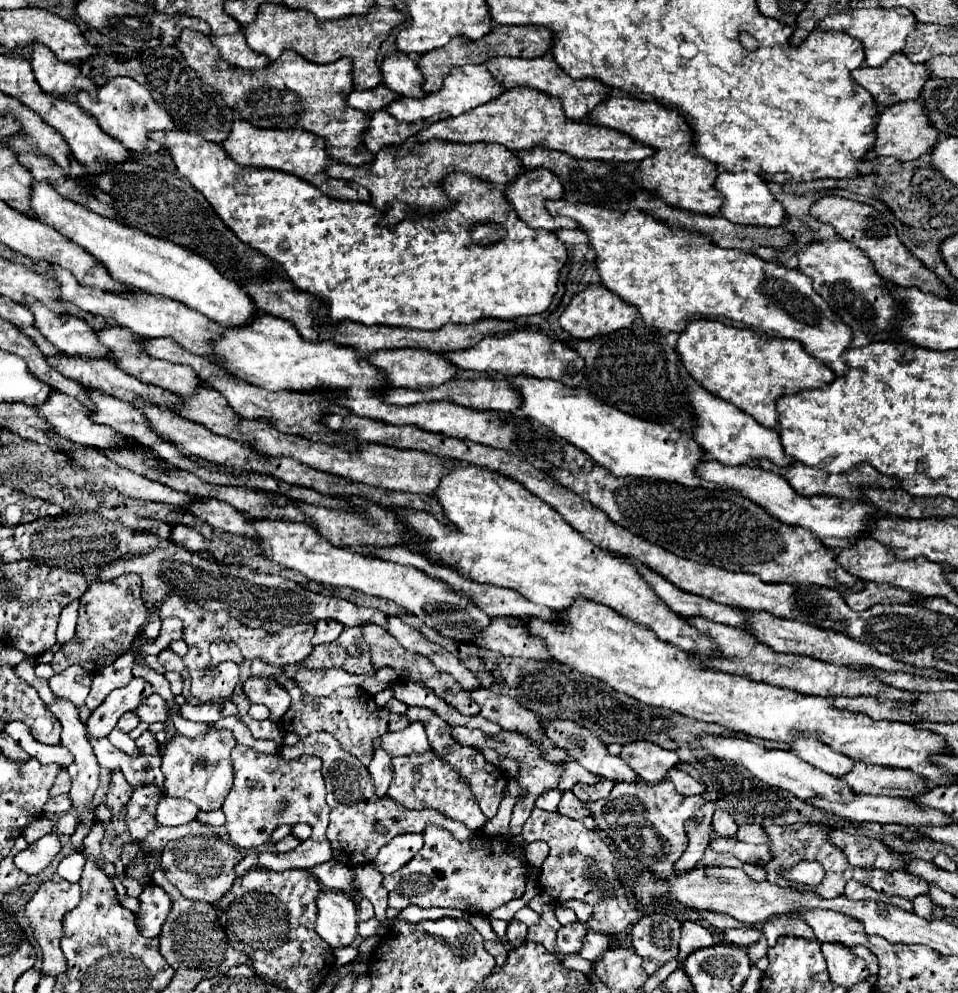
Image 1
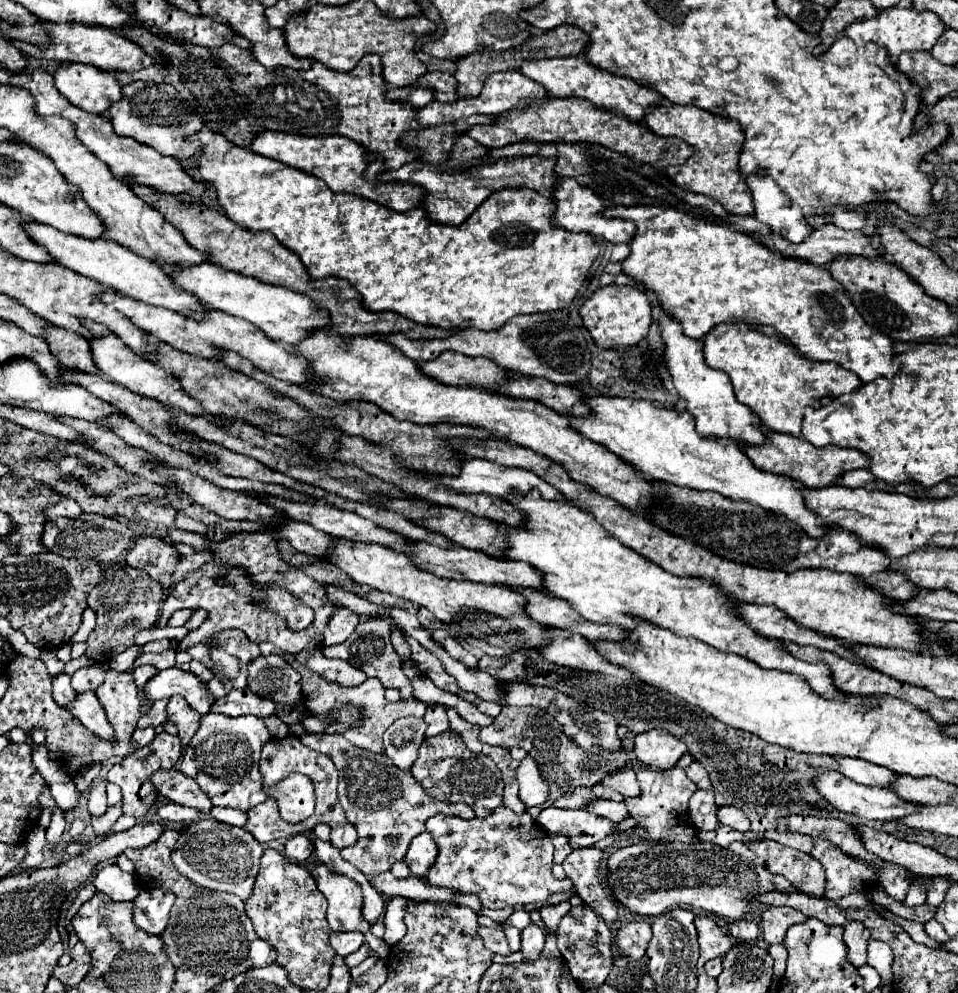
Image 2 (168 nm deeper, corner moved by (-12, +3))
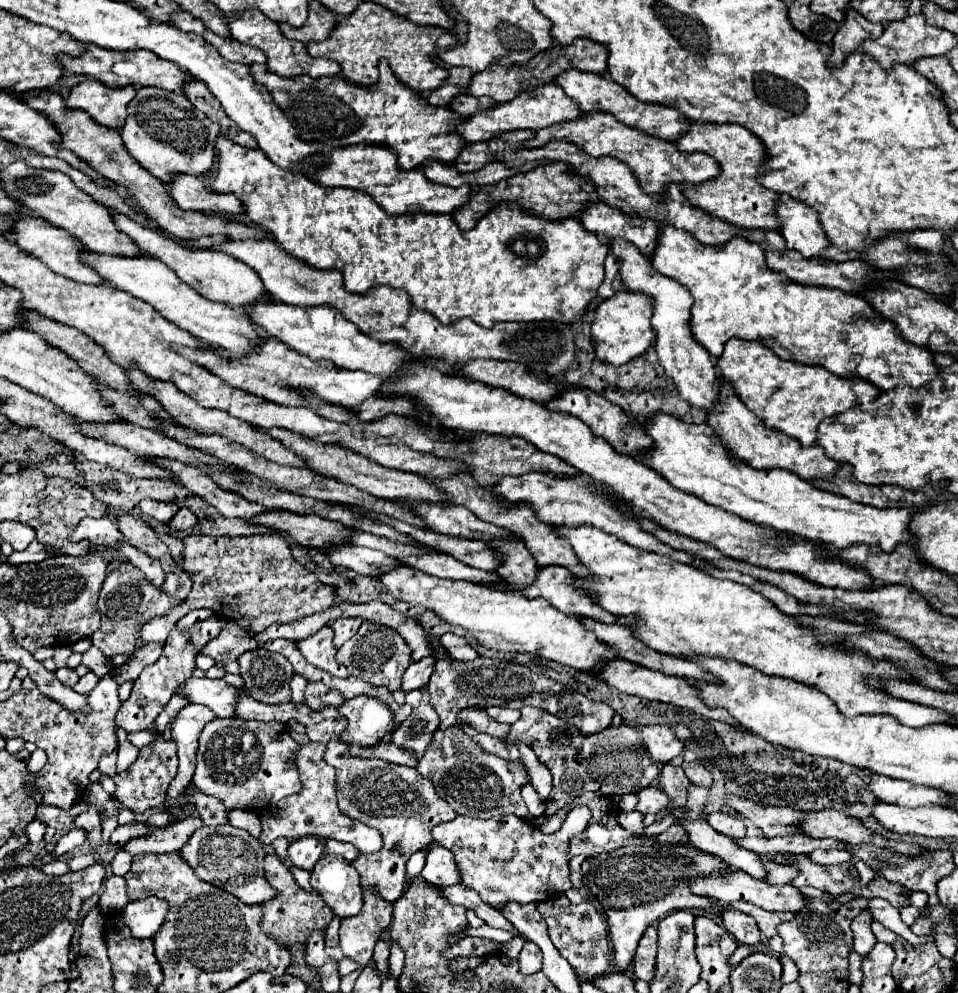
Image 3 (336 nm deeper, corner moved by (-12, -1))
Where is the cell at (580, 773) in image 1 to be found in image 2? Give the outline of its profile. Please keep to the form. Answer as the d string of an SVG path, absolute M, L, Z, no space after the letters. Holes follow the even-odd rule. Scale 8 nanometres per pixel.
M626 767L624 771L618 771L616 775L608 775L608 779L604 779L602 785L608 785L608 787L620 791L624 797L640 795L640 785L636 781L636 773L630 767Z

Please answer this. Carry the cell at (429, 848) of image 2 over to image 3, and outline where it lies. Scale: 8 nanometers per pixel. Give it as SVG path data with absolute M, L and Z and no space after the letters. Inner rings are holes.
M432 843L426 849L426 863L424 863L424 869L422 869L420 877L426 883L436 885L436 887L456 885L460 881L460 875L458 875L452 853L438 843Z

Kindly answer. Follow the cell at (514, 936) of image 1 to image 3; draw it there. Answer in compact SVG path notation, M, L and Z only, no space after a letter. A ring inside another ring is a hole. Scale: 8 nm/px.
M532 941L524 943L524 949L518 955L518 963L520 963L520 973L524 975L532 975L542 969L542 951L536 947L536 943Z

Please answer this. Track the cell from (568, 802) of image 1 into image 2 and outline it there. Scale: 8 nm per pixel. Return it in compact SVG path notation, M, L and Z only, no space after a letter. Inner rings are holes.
M598 799L598 801L590 803L590 805L588 805L588 811L590 811L590 813L596 813L596 815L600 815L600 817L606 817L606 819L610 819L610 821L614 821L614 823L618 823L618 821L630 817L630 813L628 813L628 809L626 809L624 803L606 801L606 799L604 799L604 801Z

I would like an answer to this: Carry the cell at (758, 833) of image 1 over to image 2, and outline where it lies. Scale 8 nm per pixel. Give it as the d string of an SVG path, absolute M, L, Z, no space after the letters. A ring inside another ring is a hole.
M768 831L764 833L766 839L774 839L782 845L788 845L788 847L794 847L794 849L800 849L802 853L810 853L812 847L814 847L814 841L812 837L806 837L806 835L800 835L800 833L778 833L778 831Z

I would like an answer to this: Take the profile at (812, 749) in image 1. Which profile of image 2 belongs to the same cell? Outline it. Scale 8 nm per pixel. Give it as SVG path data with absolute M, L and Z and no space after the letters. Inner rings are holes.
M836 757L836 761L840 763L840 773L846 775L848 779L862 783L862 785L870 785L870 787L892 787L892 783L896 781L896 773L888 771L886 767L868 763L868 761L860 761L860 759L840 759Z

